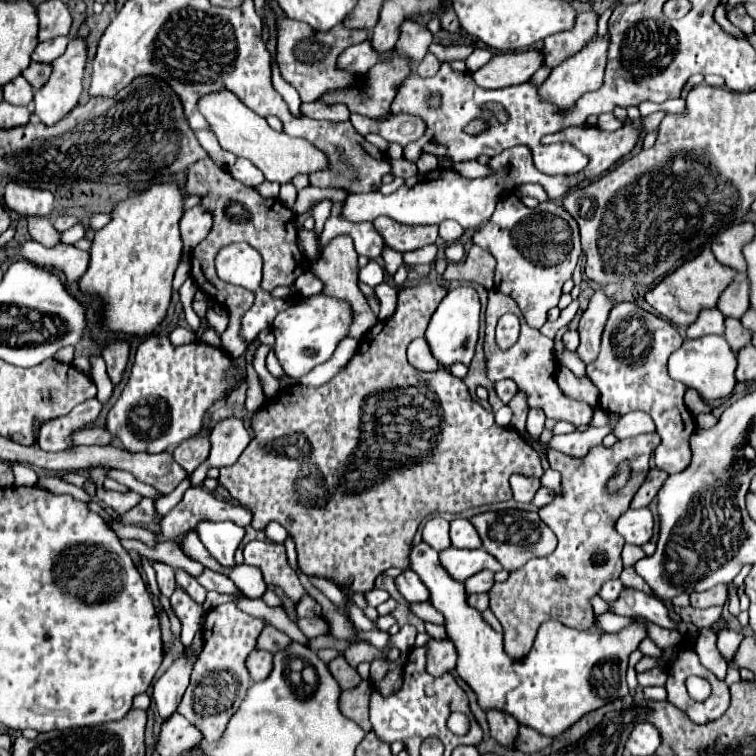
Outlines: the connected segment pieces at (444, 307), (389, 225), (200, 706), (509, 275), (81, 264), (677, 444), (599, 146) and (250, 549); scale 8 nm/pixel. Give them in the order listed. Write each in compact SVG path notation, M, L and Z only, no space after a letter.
M458 286L442 298L438 310L432 314L428 330L426 330L426 342L430 346L430 352L438 360L442 368L450 368L452 364L470 364L474 358L476 342L478 342L478 326L480 326L480 300L472 286Z
M386 216L374 220L374 228L384 238L384 246L390 246L398 252L408 252L422 248L426 244L434 244L438 238L438 226L426 224L426 226L404 226L400 222L394 222Z
M230 602L210 608L206 612L206 620L202 624L204 648L194 666L186 694L178 704L178 712L202 732L202 738L206 742L216 742L224 734L228 720L246 698L246 692L252 680L244 660L254 650L256 638L260 636L262 628L264 628L264 622L260 618L240 612Z
M508 194L506 198L502 198L498 202L496 212L492 214L492 218L474 232L472 242L476 246L488 250L496 258L496 262L498 262L496 264L496 276L494 276L496 288L516 300L516 304L522 310L522 316L526 320L526 324L532 326L532 328L540 328L546 322L546 312L550 308L558 306L562 286L568 278L572 278L578 256L582 254L578 224L562 206L556 206L556 202L550 200L550 202L544 202L538 208L532 210L532 208L526 208L518 200L516 194Z
M30 240L22 248L8 248L8 256L22 254L22 252L26 252L26 256L32 256L32 258L28 258L30 262L34 262L42 268L48 268L48 270L58 270L66 278L68 284L78 282L84 276L84 272L88 270L88 262L90 262L88 252L78 250L76 246L64 244L64 242L54 248L44 248L42 244Z
M620 302L610 310L598 358L586 366L588 378L600 390L600 408L604 412L628 414L632 410L644 410L652 416L656 432L662 438L660 446L654 450L654 462L656 468L668 474L680 472L690 464L689 442L696 429L694 416L682 400L686 386L674 382L666 370L670 354L678 350L680 344L682 336L670 322L642 310L634 302Z
M624 124L624 126L622 126L620 130L616 130L616 132L604 132L604 130L596 128L596 126L590 126L590 128L576 128L576 126L572 126L572 128L564 128L564 130L556 132L556 134L550 134L550 136L546 136L546 138L542 138L542 144L566 142L566 138L568 138L568 142L570 142L574 148L578 148L582 154L588 156L588 166L586 166L584 170L580 170L578 174L572 176L572 184L580 184L580 182L584 182L584 180L592 180L592 178L600 176L600 174L606 172L614 162L618 162L622 156L626 156L626 154L634 148L638 136L640 136L640 130L638 130L636 126L632 126L632 124Z
M270 540L248 542L244 546L244 564L260 568L264 582L280 586L290 596L292 602L298 602L300 596L306 592L294 568L288 564L286 550L282 544Z

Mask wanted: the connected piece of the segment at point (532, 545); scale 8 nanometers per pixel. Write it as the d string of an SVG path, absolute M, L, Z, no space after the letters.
M500 510L500 512L484 512L478 516L472 516L470 522L478 530L484 550L490 552L504 570L514 572L520 566L524 566L530 558L542 558L548 556L556 548L556 536L548 526L540 520L536 512L522 512L522 510Z

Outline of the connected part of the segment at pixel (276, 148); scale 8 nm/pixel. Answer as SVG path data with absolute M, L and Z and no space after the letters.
M230 90L202 96L198 100L198 110L210 124L210 130L216 134L220 146L234 156L248 158L270 182L284 184L290 182L296 174L310 174L326 166L326 156L318 148L314 148L304 138L292 138L288 134L272 130L262 116L254 114L246 104L240 102L236 94L230 94Z

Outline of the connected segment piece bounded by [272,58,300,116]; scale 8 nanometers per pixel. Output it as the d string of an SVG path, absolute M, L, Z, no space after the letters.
M272 58L272 82L274 82L274 88L278 90L278 94L286 100L288 108L292 114L300 116L300 98L298 98L298 92L282 80L282 76L278 74L278 64L276 64L276 58Z

